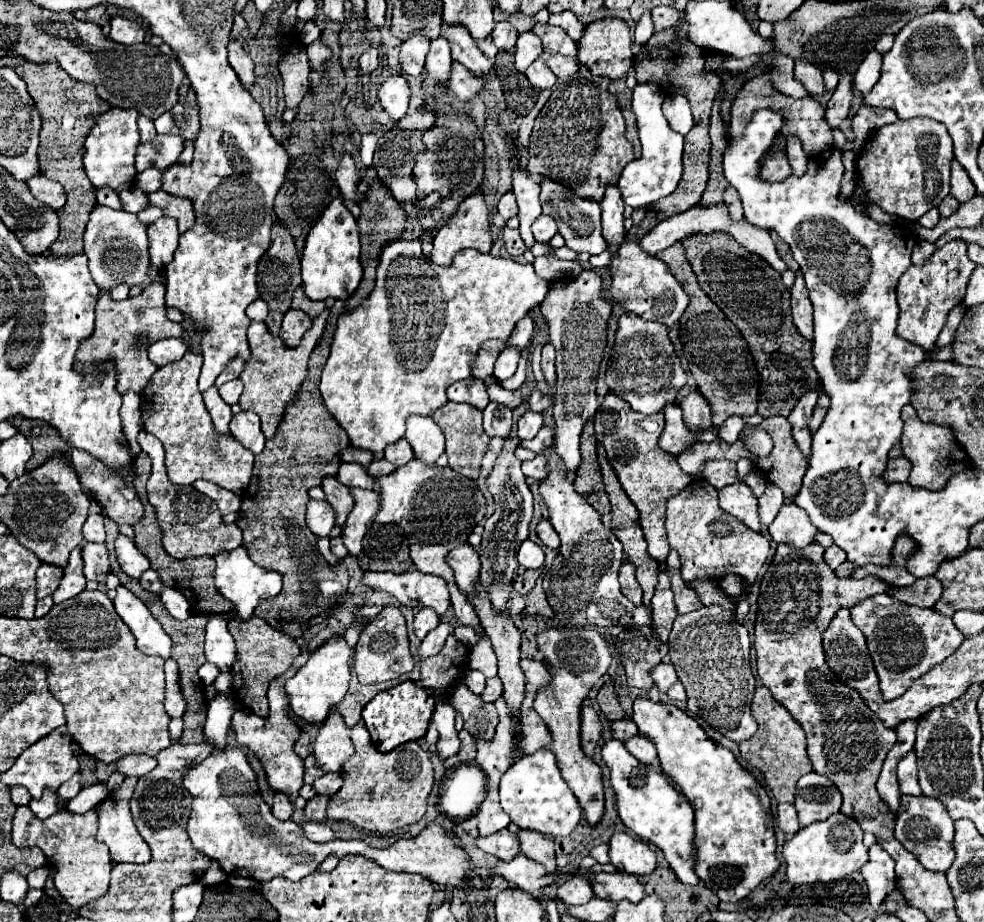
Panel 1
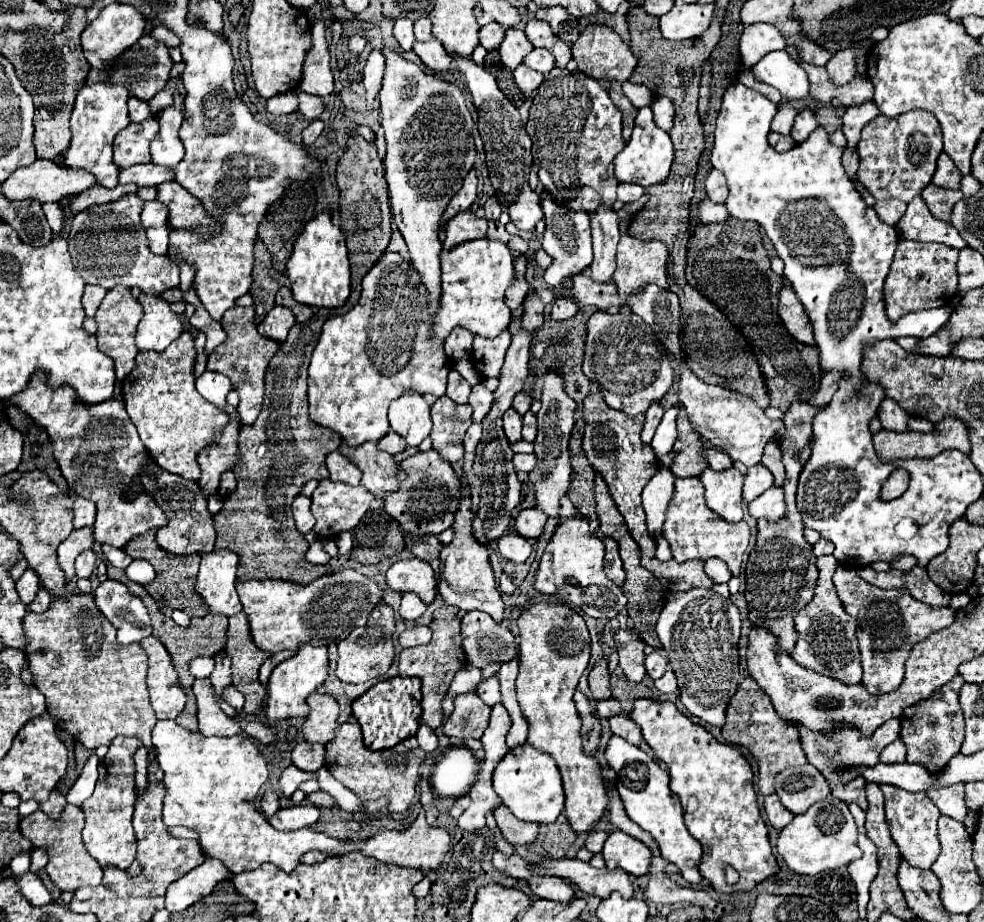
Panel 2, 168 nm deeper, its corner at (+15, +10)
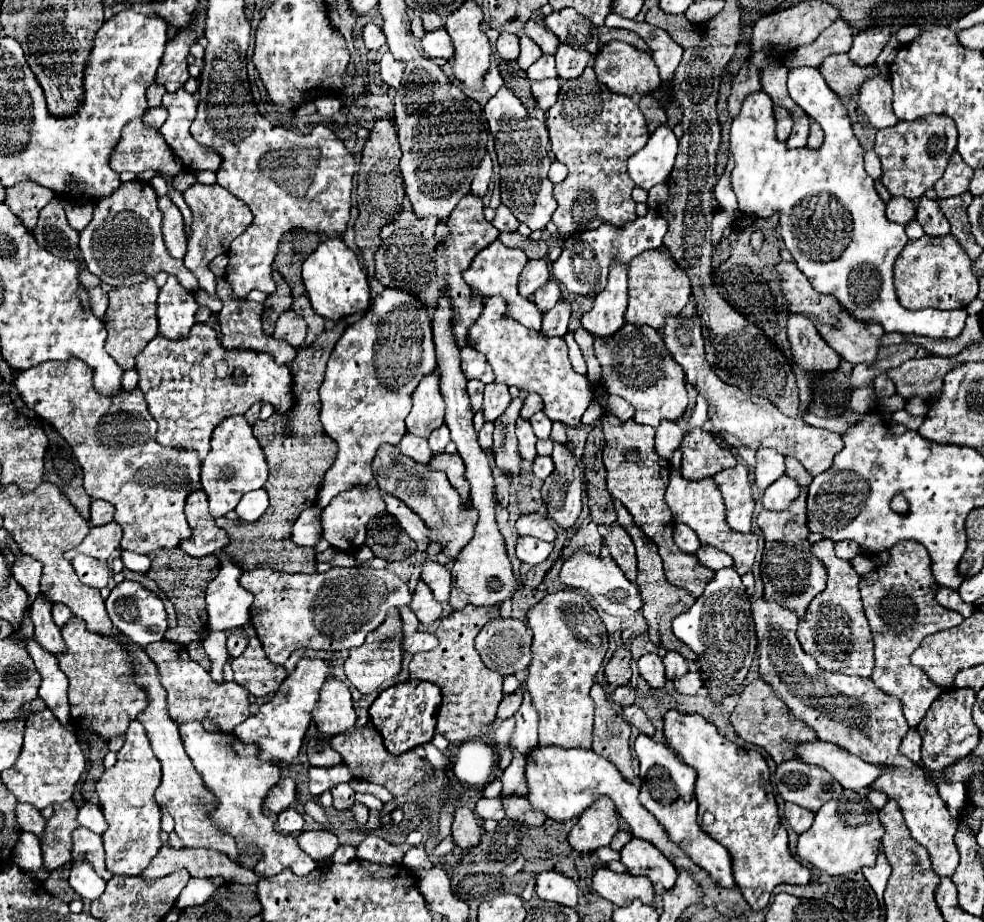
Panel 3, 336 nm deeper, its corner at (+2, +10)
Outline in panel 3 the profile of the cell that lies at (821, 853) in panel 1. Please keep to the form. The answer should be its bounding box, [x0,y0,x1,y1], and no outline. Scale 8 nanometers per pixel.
[796,793,884,875]

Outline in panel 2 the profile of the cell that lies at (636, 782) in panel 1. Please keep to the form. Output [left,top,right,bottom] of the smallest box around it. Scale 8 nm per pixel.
[605,737,703,883]

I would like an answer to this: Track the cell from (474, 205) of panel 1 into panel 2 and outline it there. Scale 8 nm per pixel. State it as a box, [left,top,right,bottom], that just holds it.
[441,169,477,229]

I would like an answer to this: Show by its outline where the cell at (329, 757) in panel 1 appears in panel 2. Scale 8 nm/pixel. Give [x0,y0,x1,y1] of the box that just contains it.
[303,691,339,743]

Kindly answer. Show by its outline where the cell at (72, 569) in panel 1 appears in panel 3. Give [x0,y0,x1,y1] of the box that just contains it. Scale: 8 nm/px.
[66,521,122,561]

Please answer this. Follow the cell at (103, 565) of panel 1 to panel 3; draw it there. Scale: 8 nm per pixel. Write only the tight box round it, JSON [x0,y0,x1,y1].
[72,555,110,589]

